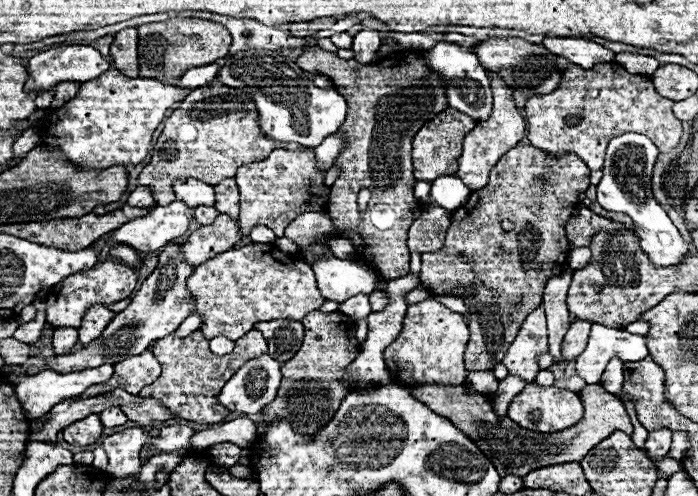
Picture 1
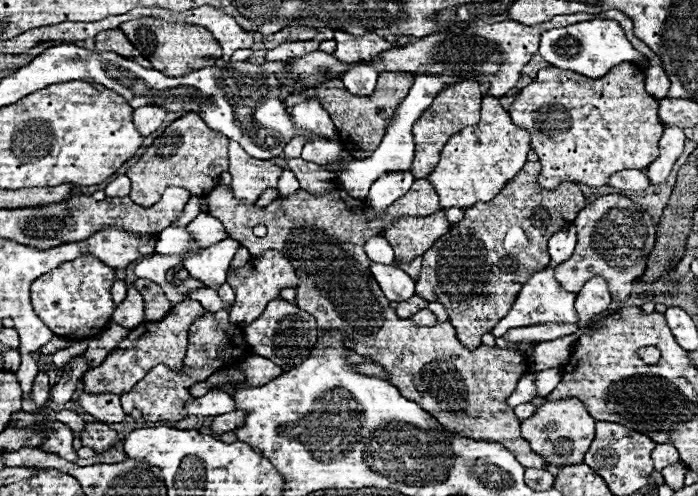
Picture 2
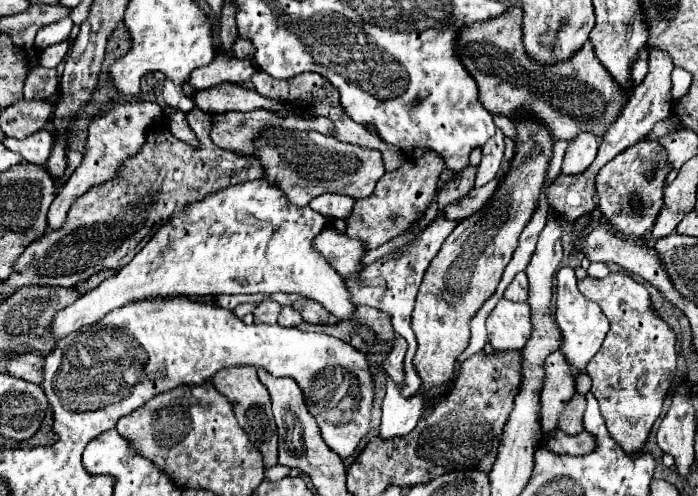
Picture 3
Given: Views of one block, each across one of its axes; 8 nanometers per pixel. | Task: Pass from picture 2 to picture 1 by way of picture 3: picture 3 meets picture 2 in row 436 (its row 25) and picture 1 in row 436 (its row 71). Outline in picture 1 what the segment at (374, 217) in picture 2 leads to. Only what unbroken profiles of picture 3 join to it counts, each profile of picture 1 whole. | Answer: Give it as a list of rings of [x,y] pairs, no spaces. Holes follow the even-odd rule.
[[[412,384],[406,390],[422,404],[426,404],[436,414],[448,418],[458,430],[464,430],[468,438],[476,442],[476,446],[492,460],[496,470],[506,474],[526,476],[532,470],[564,464],[564,462],[580,462],[596,442],[604,440],[608,434],[622,430],[628,436],[632,434],[632,420],[624,408],[624,404],[610,392],[606,392],[600,384],[584,386],[578,394],[584,404],[584,418],[572,426],[572,430],[564,430],[560,434],[536,434],[532,430],[524,430],[516,426],[508,416],[498,416],[492,408],[492,396],[478,394],[470,390],[466,384],[460,386],[436,386],[436,384]]]

